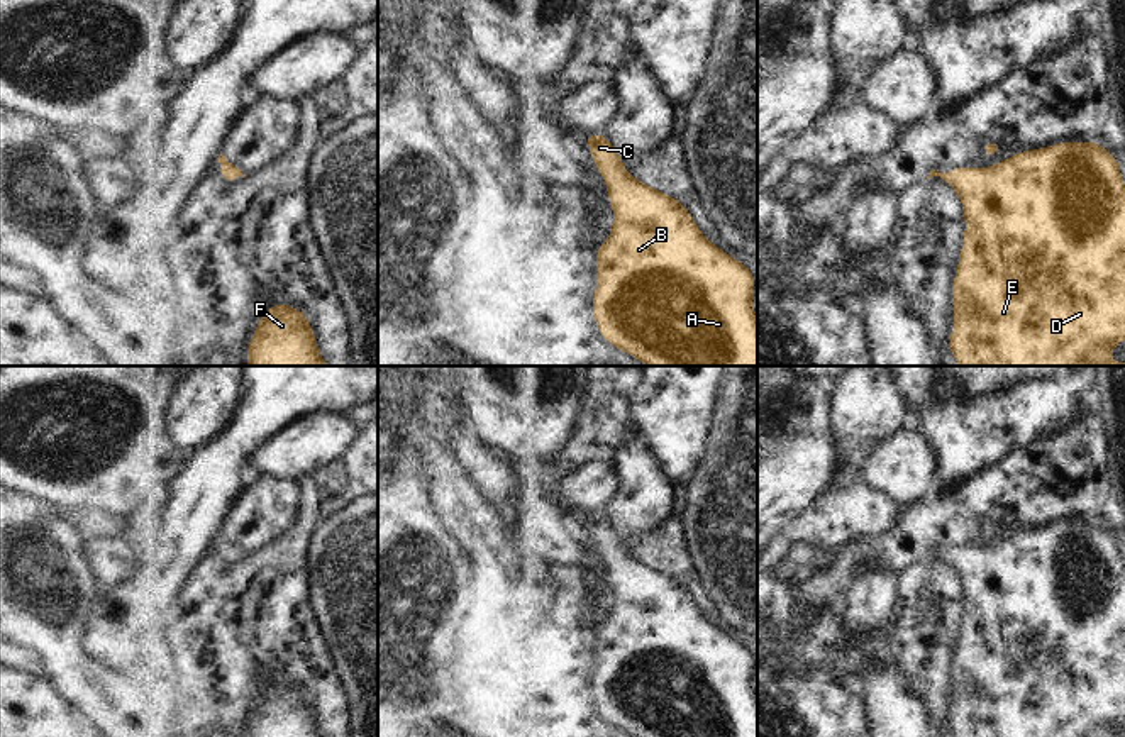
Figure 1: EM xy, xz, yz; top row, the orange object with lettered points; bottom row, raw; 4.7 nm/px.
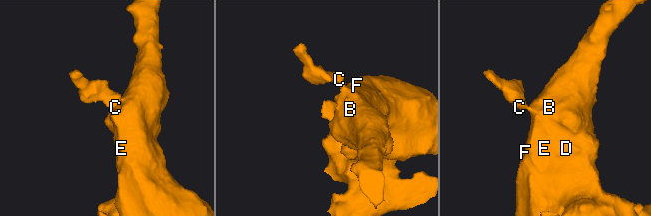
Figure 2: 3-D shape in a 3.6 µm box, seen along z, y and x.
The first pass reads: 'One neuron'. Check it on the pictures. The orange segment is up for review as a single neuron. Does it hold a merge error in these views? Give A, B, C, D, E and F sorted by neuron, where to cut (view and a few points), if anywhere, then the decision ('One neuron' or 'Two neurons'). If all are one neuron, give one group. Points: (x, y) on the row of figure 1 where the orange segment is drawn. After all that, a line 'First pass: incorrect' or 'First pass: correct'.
Groups: A B C D E F. No split. One neuron.
First pass: correct

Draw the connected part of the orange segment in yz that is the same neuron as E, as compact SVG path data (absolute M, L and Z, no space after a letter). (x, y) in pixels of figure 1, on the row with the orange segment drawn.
M1083 141L1059 142L1047 146L1044 149L1030 149L1030 151L1017 152L1015 156L1011 156L1003 163L998 163L996 166L988 166L983 169L973 166L950 169L947 173L939 173L932 169L927 178L934 178L934 176L940 176L956 190L956 193L962 202L962 212L966 219L966 232L962 239L959 266L956 268L956 280L950 291L956 322L947 346L947 349L956 356L959 366L1081 366L1086 361L1093 363L1095 366L1125 366L1125 363L1117 364L1110 357L1111 347L1125 341L1125 185L1122 180L1118 161L1100 142L1083 142Z

